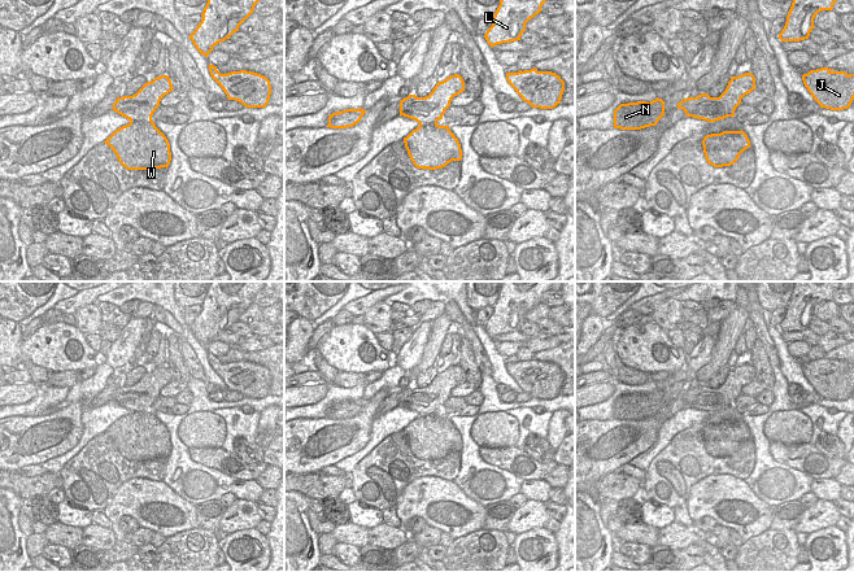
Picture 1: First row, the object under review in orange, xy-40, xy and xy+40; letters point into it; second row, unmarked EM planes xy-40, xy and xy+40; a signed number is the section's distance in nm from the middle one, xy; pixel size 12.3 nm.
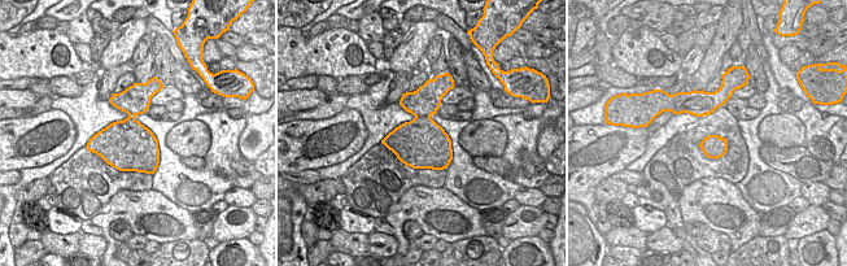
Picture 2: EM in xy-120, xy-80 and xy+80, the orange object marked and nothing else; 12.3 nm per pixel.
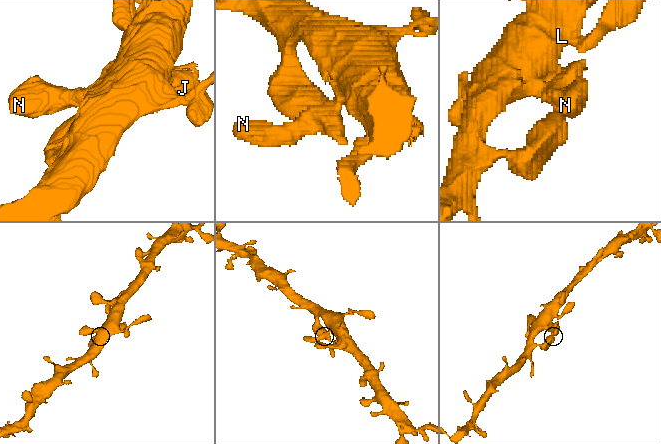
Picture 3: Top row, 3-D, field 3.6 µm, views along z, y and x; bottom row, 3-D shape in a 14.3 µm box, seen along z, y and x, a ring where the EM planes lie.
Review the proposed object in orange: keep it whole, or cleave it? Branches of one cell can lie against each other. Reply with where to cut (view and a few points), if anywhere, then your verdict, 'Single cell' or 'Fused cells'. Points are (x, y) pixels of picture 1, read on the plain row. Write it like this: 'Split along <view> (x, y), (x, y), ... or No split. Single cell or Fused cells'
No split. Single cell

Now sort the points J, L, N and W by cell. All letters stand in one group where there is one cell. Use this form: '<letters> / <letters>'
J L N W

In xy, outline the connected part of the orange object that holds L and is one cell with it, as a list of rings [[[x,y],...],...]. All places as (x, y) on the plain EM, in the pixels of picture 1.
[[[504,281],[493,314],[485,323],[487,333],[497,335],[520,331],[526,314],[541,302],[553,281]]]

